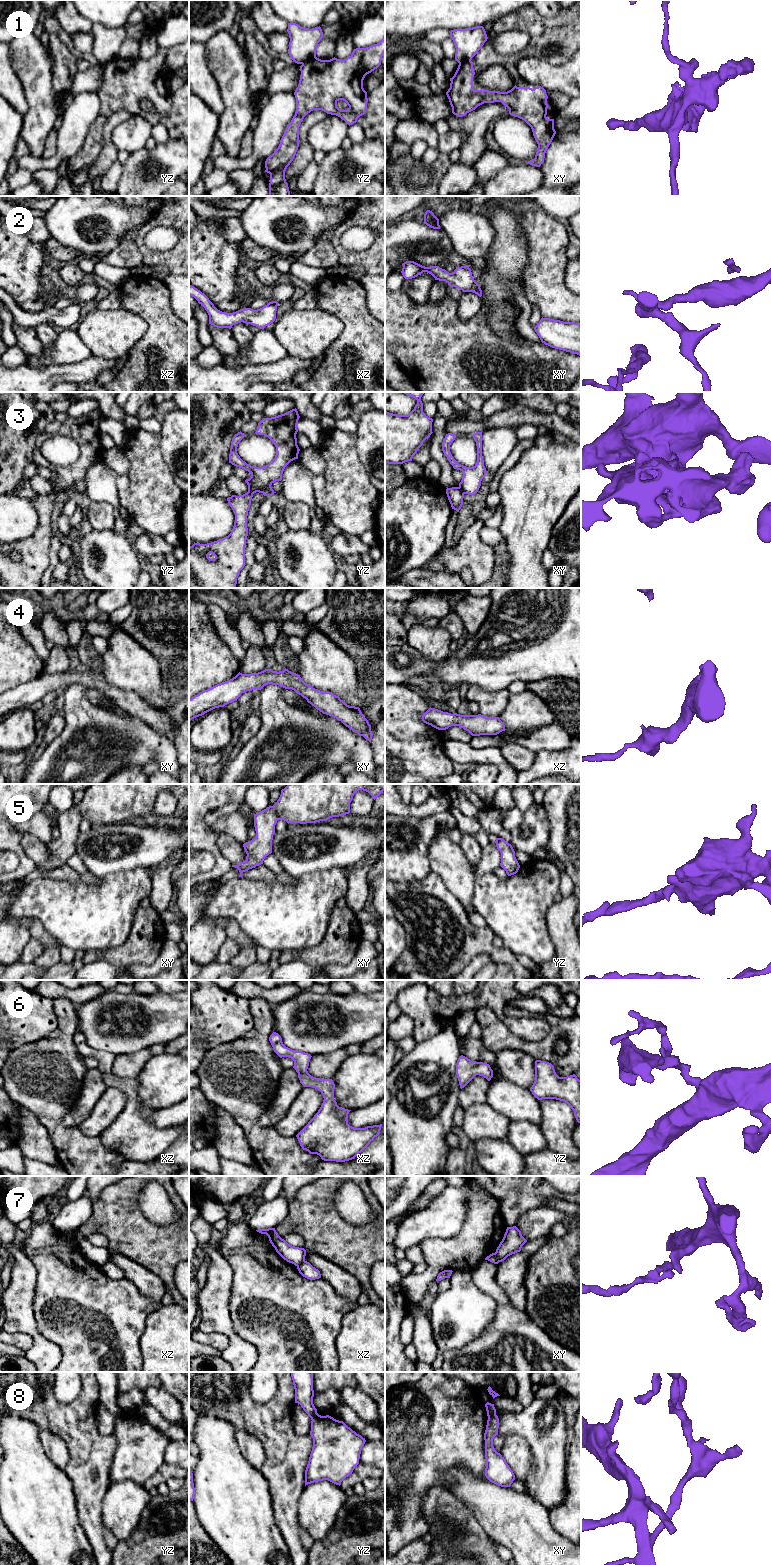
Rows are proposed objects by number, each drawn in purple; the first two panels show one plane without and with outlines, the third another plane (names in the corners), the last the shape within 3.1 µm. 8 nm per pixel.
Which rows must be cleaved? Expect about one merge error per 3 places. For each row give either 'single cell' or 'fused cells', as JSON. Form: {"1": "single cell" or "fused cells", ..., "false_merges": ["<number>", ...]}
{"1": "fused cells", "2": "single cell", "3": "fused cells", "4": "single cell", "5": "single cell", "6": "single cell", "7": "fused cells", "8": "fused cells", "false_merges": ["1", "3", "7", "8"]}

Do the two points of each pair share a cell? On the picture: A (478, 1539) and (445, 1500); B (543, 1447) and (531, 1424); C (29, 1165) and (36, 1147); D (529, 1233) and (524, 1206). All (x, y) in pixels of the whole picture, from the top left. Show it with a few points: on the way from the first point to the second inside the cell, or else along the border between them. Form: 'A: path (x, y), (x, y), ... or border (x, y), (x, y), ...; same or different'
A: path (468, 1529), (449, 1510); same
B: path (540, 1441), (534, 1430); same
C: border (24, 1155), (54, 1165); different
D: border (537, 1206), (524, 1212), (514, 1225); different

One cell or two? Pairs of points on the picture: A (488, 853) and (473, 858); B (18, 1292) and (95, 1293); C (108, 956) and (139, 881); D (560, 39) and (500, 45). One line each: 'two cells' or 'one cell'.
A: two cells
B: two cells
C: two cells
D: two cells

